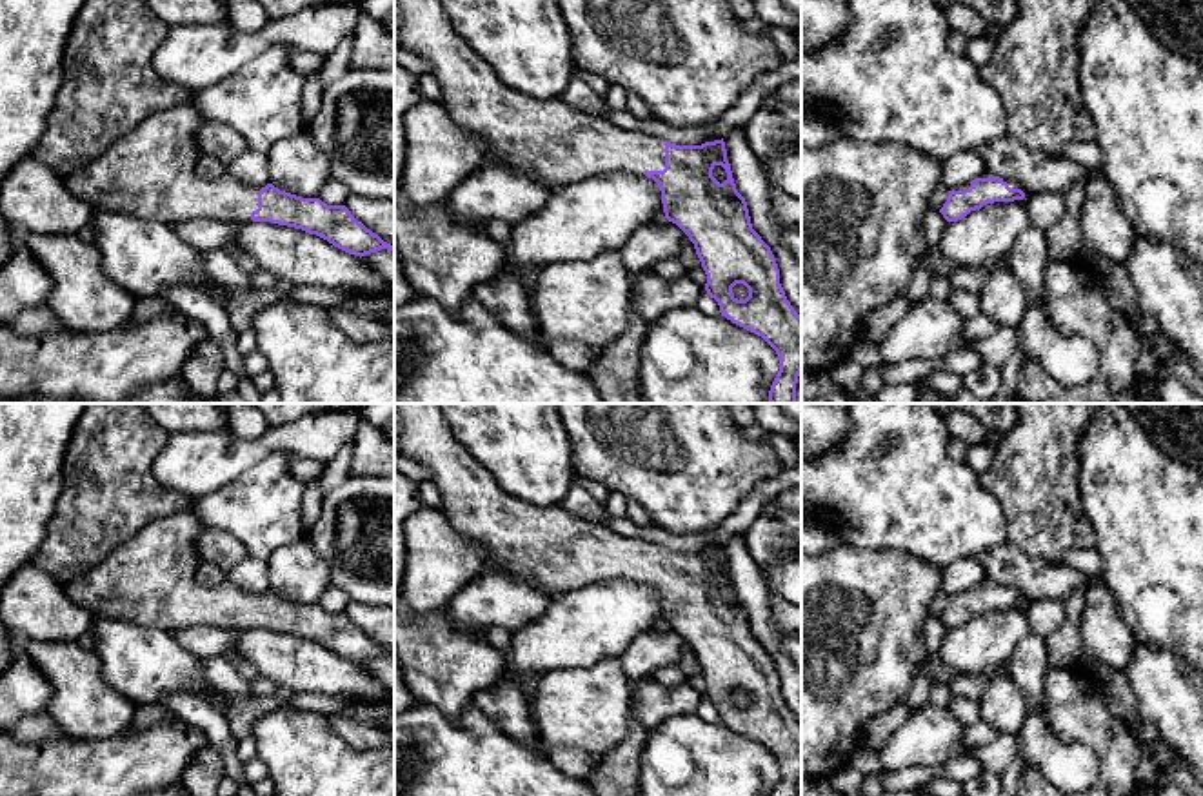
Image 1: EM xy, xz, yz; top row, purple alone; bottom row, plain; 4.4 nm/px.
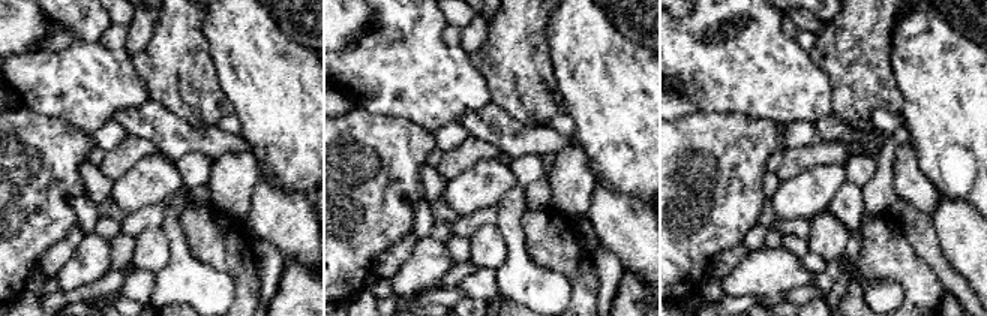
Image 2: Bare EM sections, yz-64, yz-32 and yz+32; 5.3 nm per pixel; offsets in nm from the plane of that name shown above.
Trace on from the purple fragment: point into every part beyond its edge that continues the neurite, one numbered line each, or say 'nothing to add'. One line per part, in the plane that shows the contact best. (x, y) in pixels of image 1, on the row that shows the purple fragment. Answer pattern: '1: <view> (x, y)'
1: xz (558, 144)

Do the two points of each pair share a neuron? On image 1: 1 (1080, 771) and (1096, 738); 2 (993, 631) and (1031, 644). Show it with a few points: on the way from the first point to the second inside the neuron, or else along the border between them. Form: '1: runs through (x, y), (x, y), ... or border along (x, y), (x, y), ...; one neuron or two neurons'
1: border along (1051, 733), (1083, 744), (1098, 762), (1098, 776); two neurons
2: border along (1031, 631), (1005, 662); two neurons

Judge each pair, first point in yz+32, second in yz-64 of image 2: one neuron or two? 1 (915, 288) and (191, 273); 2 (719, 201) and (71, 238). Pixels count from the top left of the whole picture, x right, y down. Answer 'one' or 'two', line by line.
1: two
2: two

